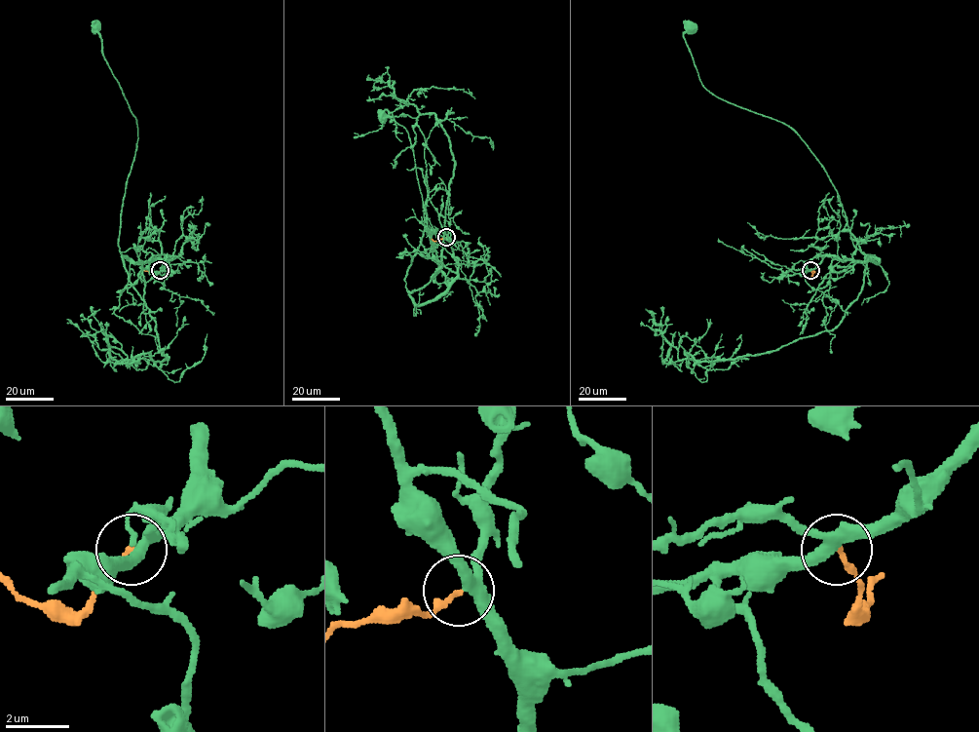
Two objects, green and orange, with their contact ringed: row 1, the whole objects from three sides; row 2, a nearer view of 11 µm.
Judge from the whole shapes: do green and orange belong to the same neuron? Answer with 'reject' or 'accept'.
reject

